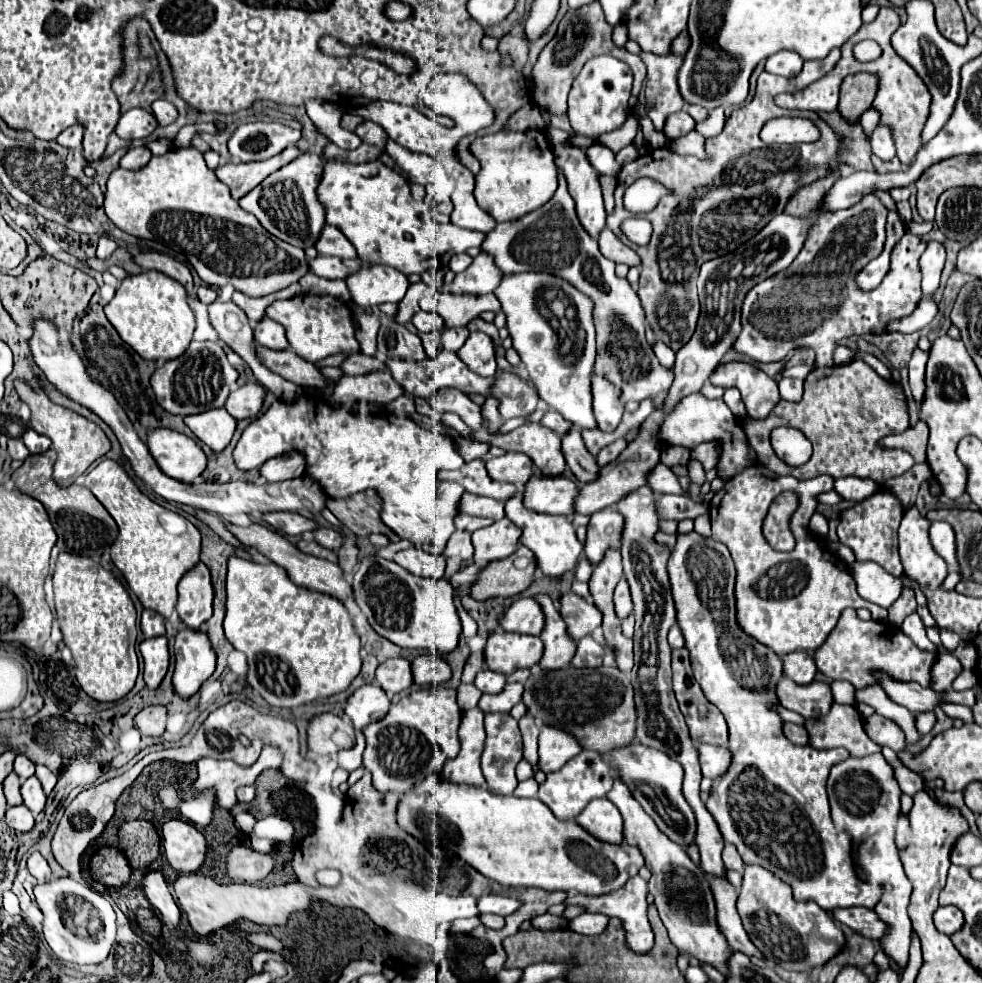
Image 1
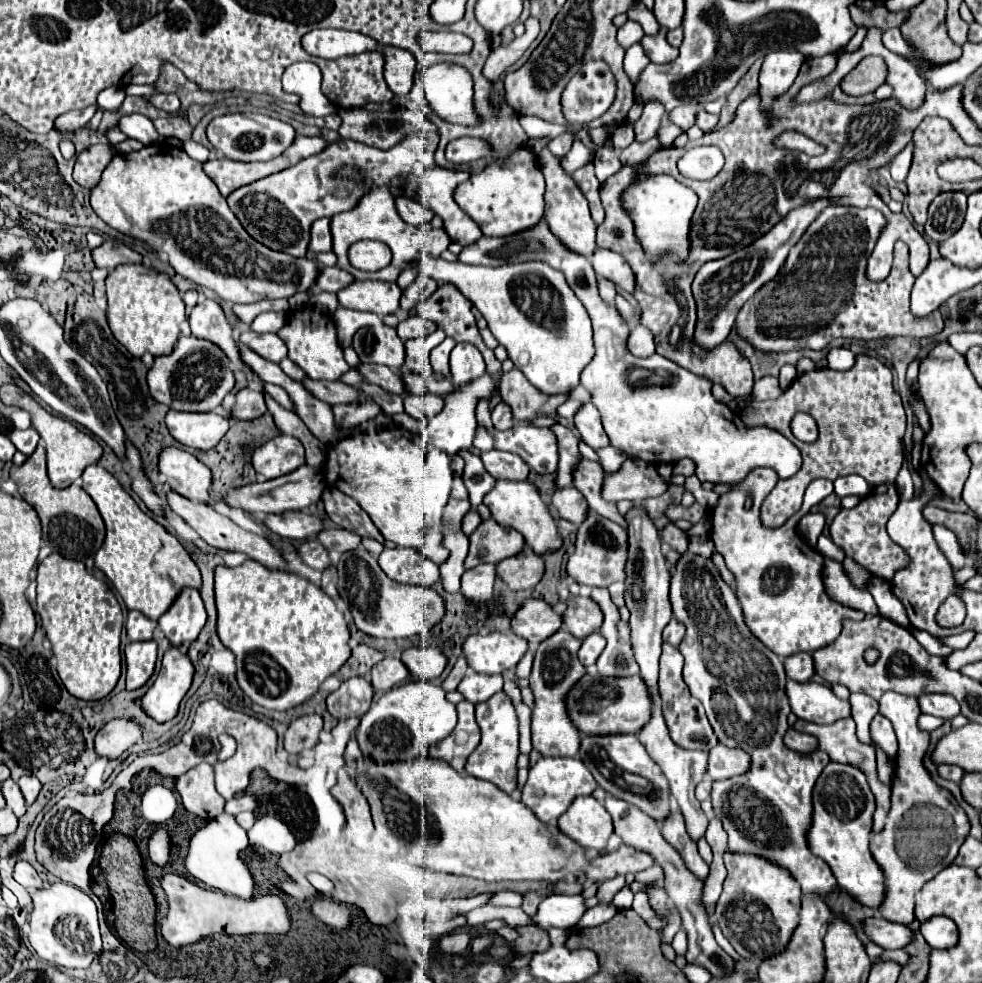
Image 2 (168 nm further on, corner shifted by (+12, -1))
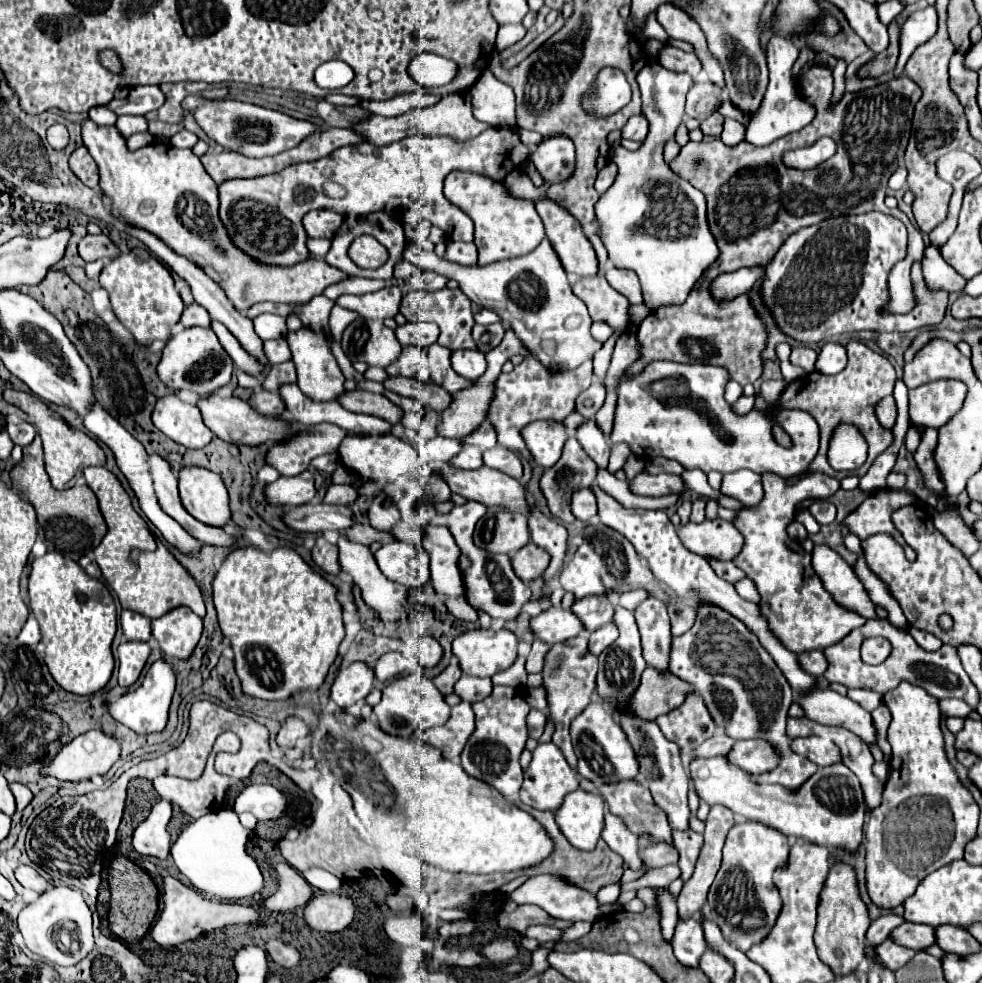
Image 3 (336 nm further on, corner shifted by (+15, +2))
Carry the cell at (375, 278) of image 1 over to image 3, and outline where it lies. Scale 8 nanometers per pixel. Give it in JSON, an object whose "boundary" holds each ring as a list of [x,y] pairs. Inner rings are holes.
{"boundary":[[[386,287],[366,295],[342,295],[336,303],[348,311],[358,313],[360,317],[384,321],[388,317],[396,317],[400,299],[402,299],[402,293],[398,287]]]}

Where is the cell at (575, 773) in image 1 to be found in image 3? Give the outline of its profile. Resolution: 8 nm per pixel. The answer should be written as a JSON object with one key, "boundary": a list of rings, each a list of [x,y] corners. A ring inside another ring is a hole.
{"boundary":[[[538,743],[538,747],[534,749],[532,763],[524,771],[524,785],[520,789],[522,803],[526,803],[534,809],[556,811],[562,805],[564,797],[576,789],[578,789],[578,773],[574,769],[570,769],[562,751],[554,743]]]}

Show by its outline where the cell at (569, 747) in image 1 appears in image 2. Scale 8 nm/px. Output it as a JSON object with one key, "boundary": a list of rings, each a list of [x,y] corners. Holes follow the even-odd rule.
{"boundary":[[[559,628],[537,646],[533,670],[529,676],[529,688],[535,698],[535,706],[531,710],[531,740],[533,748],[541,756],[575,756],[579,752],[581,736],[575,732],[575,726],[563,712],[563,696],[567,694],[567,688],[571,688],[571,684],[575,684],[575,680],[585,674],[585,668],[577,658],[579,644],[581,640],[571,636],[565,628]]]}

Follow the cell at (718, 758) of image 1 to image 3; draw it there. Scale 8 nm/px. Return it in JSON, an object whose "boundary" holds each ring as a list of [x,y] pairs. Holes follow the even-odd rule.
{"boundary":[[[764,739],[738,741],[728,757],[732,757],[734,765],[740,765],[740,769],[752,773],[754,777],[776,769],[776,765],[780,763],[780,753],[770,741]]]}

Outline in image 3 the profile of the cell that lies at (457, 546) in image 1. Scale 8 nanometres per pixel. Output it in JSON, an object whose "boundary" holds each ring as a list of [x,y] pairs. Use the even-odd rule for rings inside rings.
{"boundary":[[[448,597],[448,599],[446,599],[446,607],[448,607],[448,611],[450,611],[456,619],[460,619],[460,621],[468,621],[468,623],[476,623],[476,621],[478,621],[476,609],[472,609],[466,599]]]}

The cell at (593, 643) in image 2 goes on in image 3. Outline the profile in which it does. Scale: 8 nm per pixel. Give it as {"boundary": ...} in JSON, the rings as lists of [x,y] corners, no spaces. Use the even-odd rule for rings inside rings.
{"boundary":[[[608,623],[608,625],[600,627],[598,631],[590,633],[590,649],[592,649],[592,653],[600,655],[616,639],[618,639],[618,627],[616,627],[616,623]]]}

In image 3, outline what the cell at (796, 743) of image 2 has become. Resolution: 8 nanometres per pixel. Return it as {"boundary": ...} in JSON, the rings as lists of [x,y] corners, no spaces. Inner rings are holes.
{"boundary":[[[824,737],[794,739],[792,751],[806,755],[818,767],[830,767],[830,765],[836,765],[836,763],[842,763],[840,749],[830,739],[824,739]]]}

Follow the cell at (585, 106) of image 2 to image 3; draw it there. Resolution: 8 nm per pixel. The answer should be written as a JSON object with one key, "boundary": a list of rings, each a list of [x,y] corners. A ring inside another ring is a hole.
{"boundary":[[[546,139],[530,155],[532,165],[548,185],[564,183],[574,175],[576,151],[568,139]]]}

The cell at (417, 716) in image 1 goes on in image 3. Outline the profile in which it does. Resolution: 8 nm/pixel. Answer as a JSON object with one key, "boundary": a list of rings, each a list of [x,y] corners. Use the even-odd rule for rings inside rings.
{"boundary":[[[402,675],[392,679],[382,689],[382,701],[374,705],[374,721],[384,729],[386,733],[398,735],[398,737],[414,737],[416,729],[430,729],[436,725],[444,725],[450,717],[450,707],[444,701],[442,693],[436,689],[436,685],[426,679],[424,675]]]}

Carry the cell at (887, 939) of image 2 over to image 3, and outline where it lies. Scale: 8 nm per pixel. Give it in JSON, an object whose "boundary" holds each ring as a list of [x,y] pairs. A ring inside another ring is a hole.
{"boundary":[[[904,921],[892,931],[892,937],[896,937],[896,941],[900,941],[900,945],[904,947],[924,951],[936,943],[936,929],[932,925],[916,925]]]}

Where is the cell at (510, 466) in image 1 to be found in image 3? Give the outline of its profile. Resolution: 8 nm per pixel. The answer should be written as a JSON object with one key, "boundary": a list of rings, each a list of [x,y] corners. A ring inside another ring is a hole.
{"boundary":[[[496,445],[490,451],[484,451],[484,465],[500,469],[502,473],[506,473],[506,475],[510,475],[514,479],[520,479],[522,471],[524,471],[520,457],[516,453],[512,453],[510,449],[504,449],[500,445]]]}

